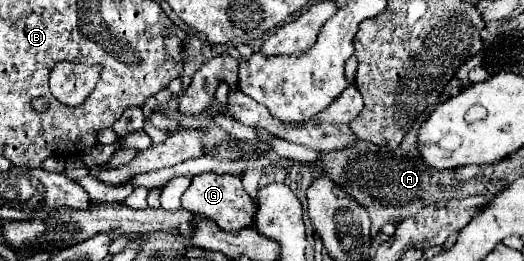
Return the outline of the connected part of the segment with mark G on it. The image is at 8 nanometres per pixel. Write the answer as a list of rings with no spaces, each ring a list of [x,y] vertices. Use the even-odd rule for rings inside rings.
[[[202,173],[192,177],[190,187],[182,195],[182,207],[194,215],[206,217],[214,221],[222,231],[236,233],[240,229],[254,229],[256,227],[256,201],[244,191],[240,175],[216,175],[216,173]]]

